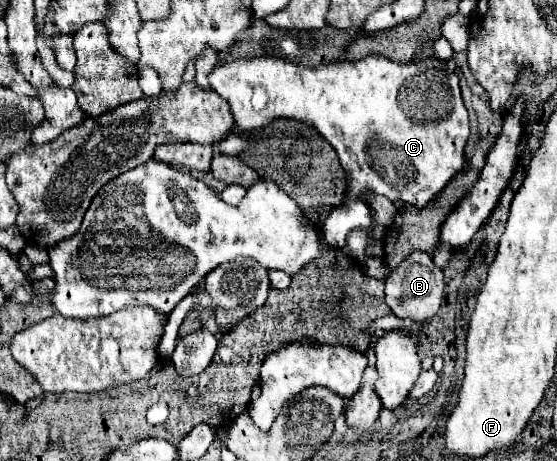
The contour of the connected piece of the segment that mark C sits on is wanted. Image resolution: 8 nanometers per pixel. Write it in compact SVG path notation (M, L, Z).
M263 56L263 58L247 58L247 60L237 60L237 62L231 62L231 64L223 64L223 66L217 66L211 70L209 74L209 82L211 82L211 88L227 100L229 108L231 108L231 114L235 118L235 124L241 128L241 130L255 130L255 128L265 128L269 126L273 120L279 120L279 118L291 118L291 120L297 120L297 122L303 122L305 126L309 128L315 128L321 136L325 136L325 140L335 148L335 152L339 154L339 160L341 160L341 166L345 168L347 172L347 184L349 184L349 196L351 198L361 198L363 194L371 192L375 196L385 196L393 202L401 200L403 204L413 204L417 208L425 206L437 192L441 192L447 182L463 170L463 164L465 164L465 144L467 144L467 138L469 138L469 114L467 114L467 108L463 106L463 100L461 100L461 90L459 90L459 78L457 74L451 70L451 66L447 62L439 62L439 60L425 60L425 62L411 62L411 64L401 64L401 62L391 62L389 58L379 58L379 56L367 56L367 58L361 58L361 60L346 60L339 58L329 64L321 64L321 68L313 68L313 70L319 70L319 72L303 72L305 68L293 64L293 62L287 62L287 60L281 60L281 58L273 58L273 56Z

